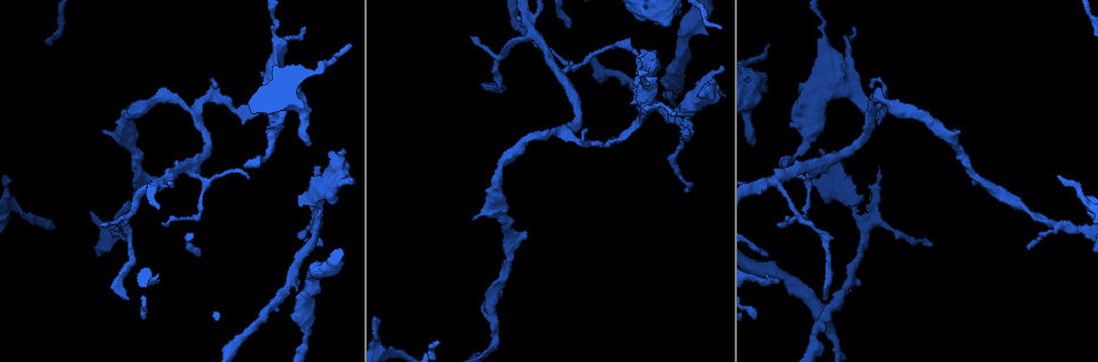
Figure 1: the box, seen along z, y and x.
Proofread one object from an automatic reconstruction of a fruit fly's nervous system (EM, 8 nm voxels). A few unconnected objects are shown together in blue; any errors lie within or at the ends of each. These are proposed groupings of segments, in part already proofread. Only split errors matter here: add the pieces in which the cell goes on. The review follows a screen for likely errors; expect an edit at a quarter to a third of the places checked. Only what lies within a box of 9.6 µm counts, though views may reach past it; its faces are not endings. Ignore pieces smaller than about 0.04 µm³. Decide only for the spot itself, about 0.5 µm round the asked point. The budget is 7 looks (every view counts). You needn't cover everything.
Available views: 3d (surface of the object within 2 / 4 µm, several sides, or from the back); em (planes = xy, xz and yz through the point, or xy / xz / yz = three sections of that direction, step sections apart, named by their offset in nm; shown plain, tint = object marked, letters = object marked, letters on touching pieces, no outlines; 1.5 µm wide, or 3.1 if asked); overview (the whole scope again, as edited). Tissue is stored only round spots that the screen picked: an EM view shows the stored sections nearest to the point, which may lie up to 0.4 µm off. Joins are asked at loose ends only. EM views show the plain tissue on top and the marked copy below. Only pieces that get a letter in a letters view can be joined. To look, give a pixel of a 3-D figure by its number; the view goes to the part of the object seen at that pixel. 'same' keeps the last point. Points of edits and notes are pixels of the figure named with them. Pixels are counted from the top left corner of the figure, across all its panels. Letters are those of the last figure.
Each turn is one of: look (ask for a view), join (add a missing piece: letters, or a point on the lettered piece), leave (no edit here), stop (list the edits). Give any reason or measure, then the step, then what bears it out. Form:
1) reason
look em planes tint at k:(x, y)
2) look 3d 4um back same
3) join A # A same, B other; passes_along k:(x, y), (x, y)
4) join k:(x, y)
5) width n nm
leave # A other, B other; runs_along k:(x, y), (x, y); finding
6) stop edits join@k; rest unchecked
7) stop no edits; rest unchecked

thin end
look em planes letters at 1:(823, 298)

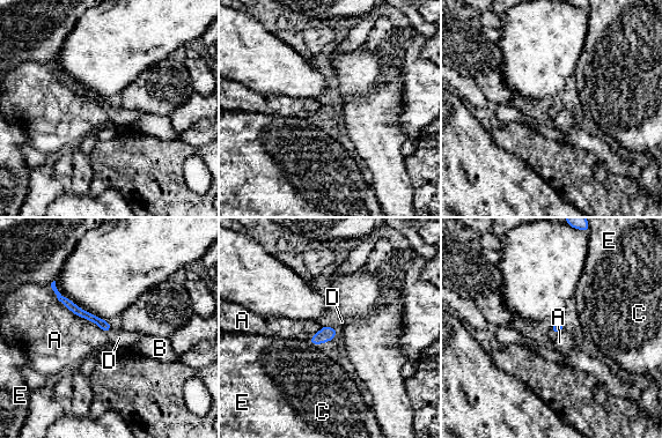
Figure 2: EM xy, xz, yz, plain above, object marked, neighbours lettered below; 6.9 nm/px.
join D # A other, B other, C other, D same, E other; passes_along 2:(103, 325), (110, 329), (119, 338); the cell continues

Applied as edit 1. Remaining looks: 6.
an open end
look em yz step 4 letters at 1:(774, 260)

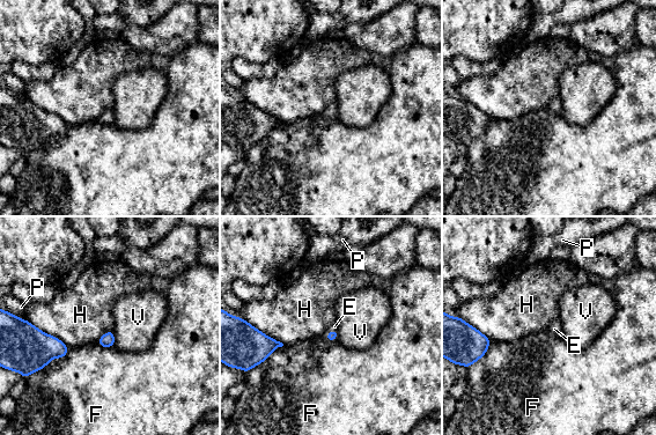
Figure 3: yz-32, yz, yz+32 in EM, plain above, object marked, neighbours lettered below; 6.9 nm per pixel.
look em planes letters same

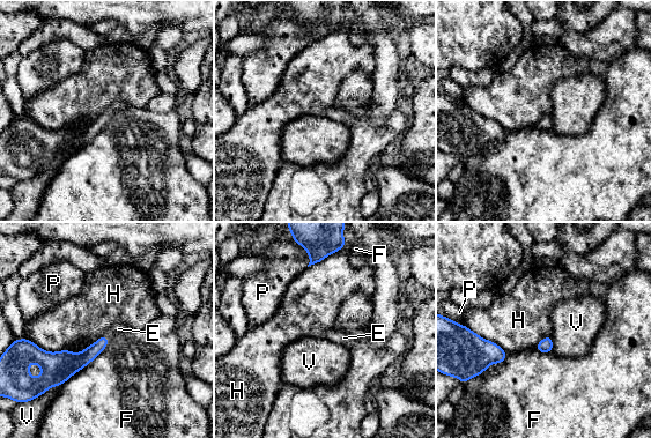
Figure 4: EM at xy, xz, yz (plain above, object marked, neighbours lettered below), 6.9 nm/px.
join E # E same, F other, H other, P other, V other; it goes on there

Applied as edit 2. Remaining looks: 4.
look overview

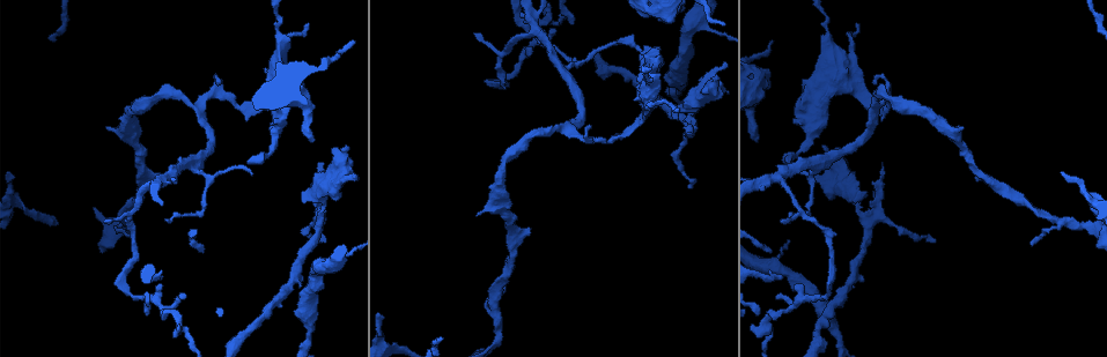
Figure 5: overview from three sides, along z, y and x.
an open end
look 3d 2um at 5:(312, 141)

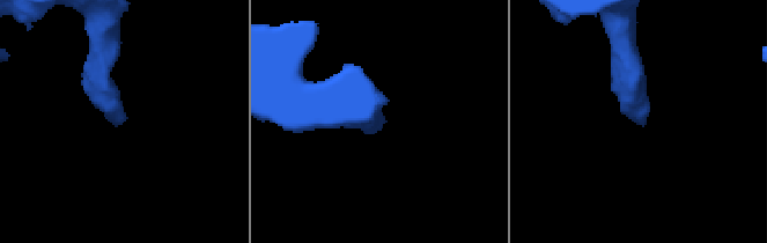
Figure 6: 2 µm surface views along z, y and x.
shape alone is not enough
look em planes letters at 6:(116, 122)

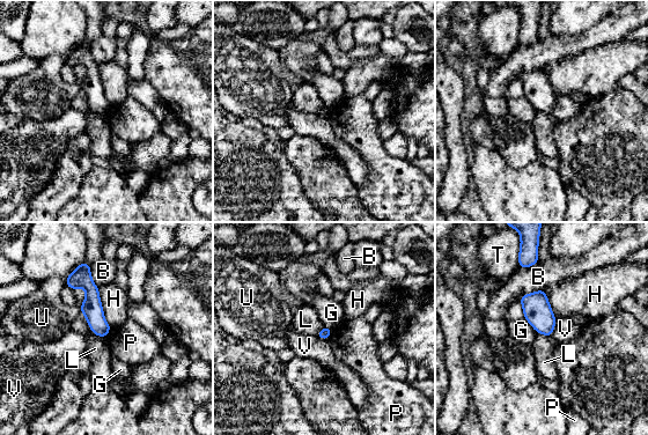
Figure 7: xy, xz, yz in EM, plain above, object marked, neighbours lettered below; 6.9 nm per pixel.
leave # B other, G other, H other, L other, P other, T other, U other, V other; runs_along 7:(85, 266), (91, 309), (103, 333); no lettered piece goes on from it

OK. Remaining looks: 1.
stop edits join@2, join@4; rest unchecked

